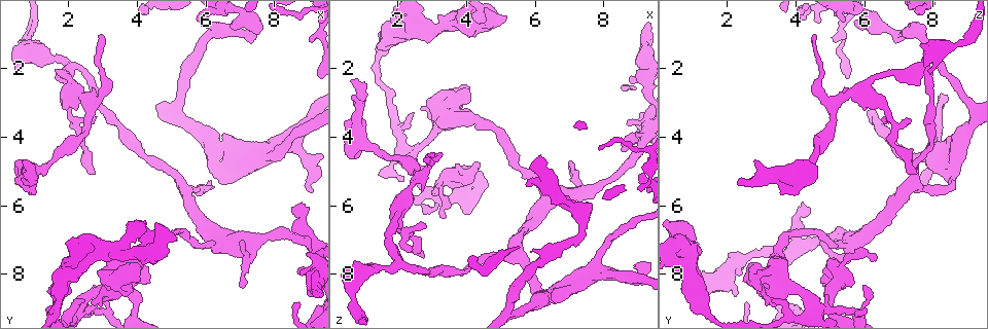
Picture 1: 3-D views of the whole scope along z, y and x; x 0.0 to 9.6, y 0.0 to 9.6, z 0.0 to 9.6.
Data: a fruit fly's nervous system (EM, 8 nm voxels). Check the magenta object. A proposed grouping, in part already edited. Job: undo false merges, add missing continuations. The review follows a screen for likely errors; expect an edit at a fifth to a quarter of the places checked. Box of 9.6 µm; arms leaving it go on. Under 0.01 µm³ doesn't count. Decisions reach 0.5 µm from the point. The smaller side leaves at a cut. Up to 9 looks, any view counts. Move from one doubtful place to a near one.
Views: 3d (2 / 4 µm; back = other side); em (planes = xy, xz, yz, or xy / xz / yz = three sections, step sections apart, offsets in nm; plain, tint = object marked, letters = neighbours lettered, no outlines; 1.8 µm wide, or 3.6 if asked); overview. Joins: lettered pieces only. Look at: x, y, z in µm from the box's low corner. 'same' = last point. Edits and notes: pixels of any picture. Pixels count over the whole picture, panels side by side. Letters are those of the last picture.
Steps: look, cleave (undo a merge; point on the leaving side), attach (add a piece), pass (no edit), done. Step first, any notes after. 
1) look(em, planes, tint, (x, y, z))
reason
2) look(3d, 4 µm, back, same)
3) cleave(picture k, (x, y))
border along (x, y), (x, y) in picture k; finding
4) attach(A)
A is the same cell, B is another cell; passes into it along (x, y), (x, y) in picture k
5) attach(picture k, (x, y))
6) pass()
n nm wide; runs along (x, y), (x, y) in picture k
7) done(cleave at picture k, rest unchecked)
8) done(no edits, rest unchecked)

look(em, planes, plain, (6.15, 5.25, 8.60))
an open end

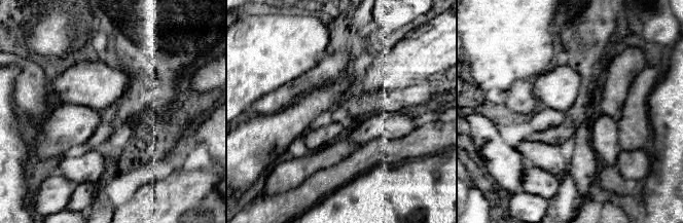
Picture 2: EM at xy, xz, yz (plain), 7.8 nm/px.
look(em, planes, letters, same)

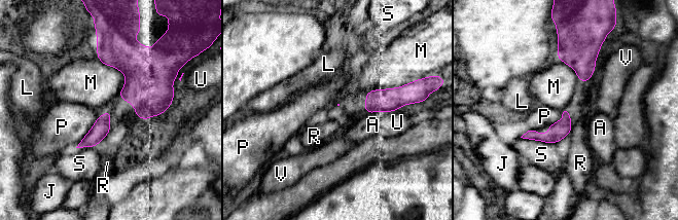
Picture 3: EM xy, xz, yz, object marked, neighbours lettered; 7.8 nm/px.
pass()
M touches over 360 nm; A, J, L, M, P, R, S, U and V are other cells; no lettered piece goes on from it

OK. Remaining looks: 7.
look(em, yz, step 16, tint, (6.35, 7.20, 5.60))
calibre changes

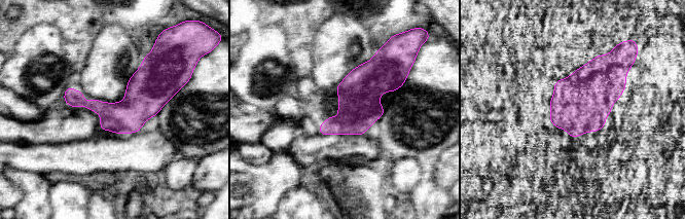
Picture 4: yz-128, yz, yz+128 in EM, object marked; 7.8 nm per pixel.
look(em, planes, letters, same)
another direction

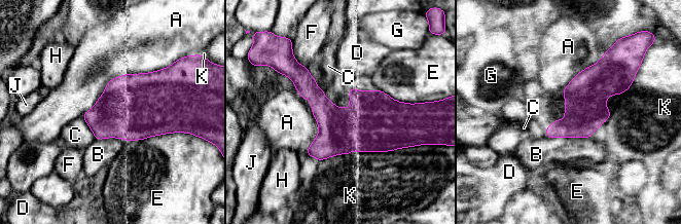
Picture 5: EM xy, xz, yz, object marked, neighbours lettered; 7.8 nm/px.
pass()
A, B, C, D, E, F, G, H, J and K are other cells; border along (165, 68), (112, 78), (81, 116) in picture 5; continuous, no second cell

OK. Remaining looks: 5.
look(em, planes, letters, (7.00, 1.00, 7.05))
calibre changes

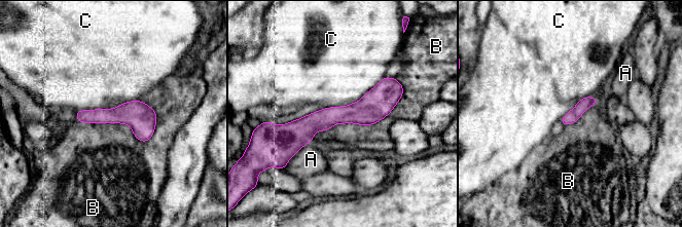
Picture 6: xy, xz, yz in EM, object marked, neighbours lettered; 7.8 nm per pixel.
pass()
B touches over 650 nm; A, B and C are other cells; continuous, no second cell

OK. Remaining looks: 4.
look(3d, 4 µm, back, (2.40, 8.95, 4.60))
four-way junction

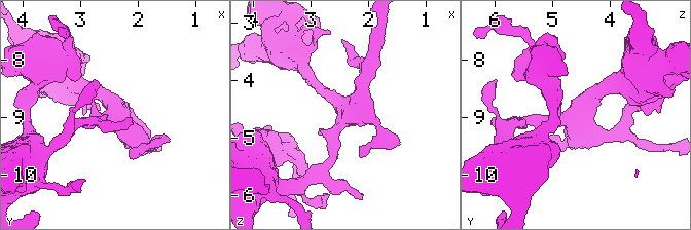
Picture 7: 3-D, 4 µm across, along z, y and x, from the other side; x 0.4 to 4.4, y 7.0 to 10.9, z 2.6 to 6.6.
look(em, 3.6 µm, yz, step 4, tint, (2.35, 8.90, 4.55))
now the EM

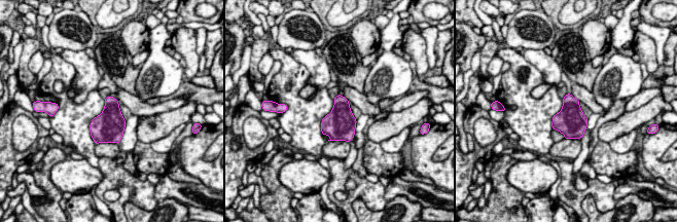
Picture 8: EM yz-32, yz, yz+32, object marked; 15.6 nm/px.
look(em, 3.6 µm, planes, letters, same)
cut it another way

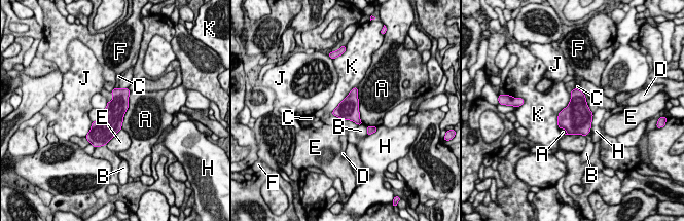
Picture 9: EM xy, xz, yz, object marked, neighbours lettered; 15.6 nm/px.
pass()
A touches over 600 nm; A, B, C, D, E, F, H, J and K are other cells; one cell here

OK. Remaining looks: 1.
done(no edits, rest unchecked)

